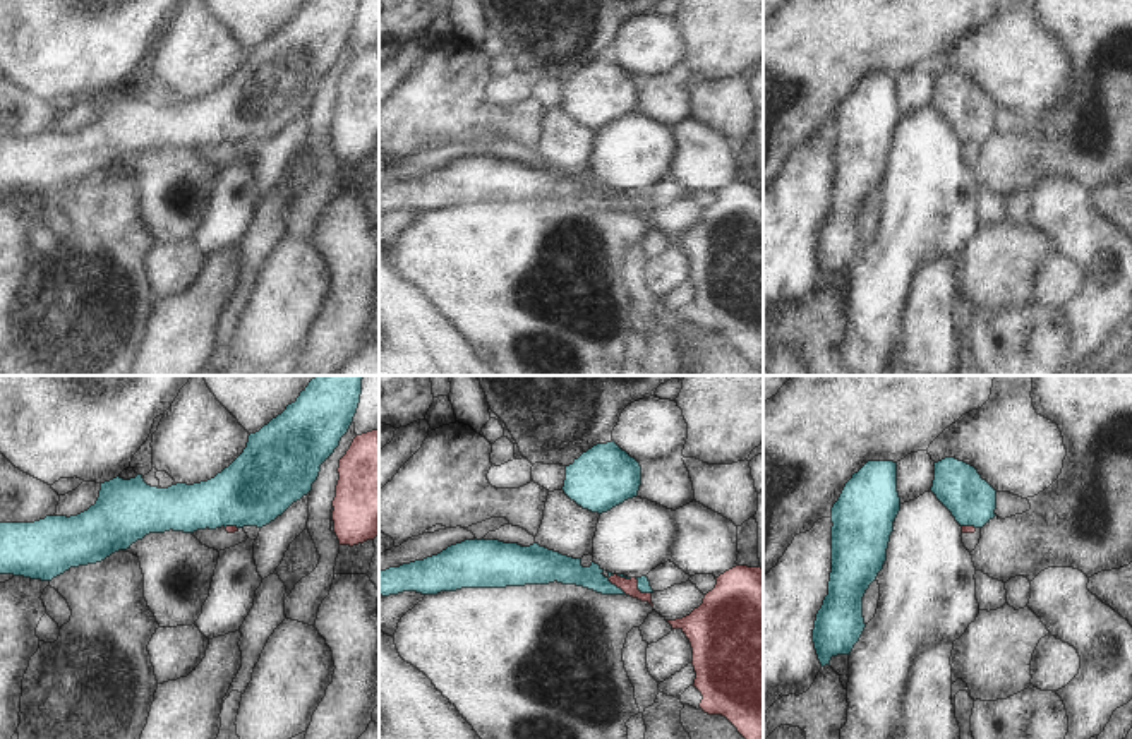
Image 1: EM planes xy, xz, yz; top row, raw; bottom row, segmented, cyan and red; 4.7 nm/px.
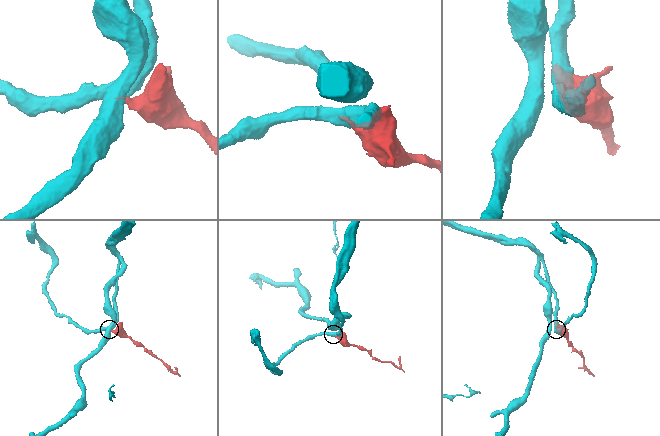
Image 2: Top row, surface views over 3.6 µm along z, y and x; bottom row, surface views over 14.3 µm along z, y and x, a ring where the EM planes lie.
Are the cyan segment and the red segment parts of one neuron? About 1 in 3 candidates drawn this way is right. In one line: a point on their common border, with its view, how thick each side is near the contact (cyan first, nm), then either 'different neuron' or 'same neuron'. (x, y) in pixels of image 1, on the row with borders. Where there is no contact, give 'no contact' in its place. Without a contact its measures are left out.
contact xz (620, 588); calibres 130 and 80 nm; different neuron

